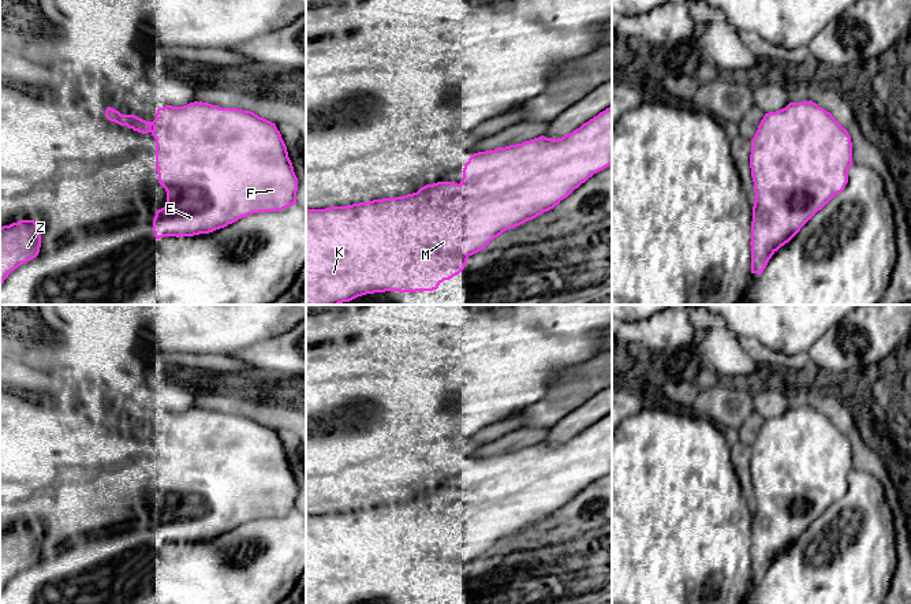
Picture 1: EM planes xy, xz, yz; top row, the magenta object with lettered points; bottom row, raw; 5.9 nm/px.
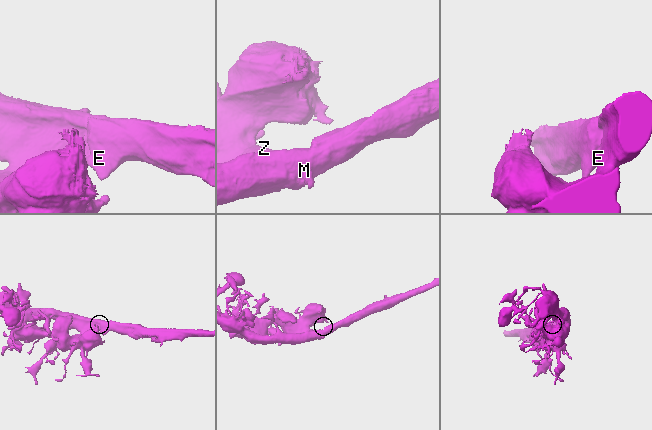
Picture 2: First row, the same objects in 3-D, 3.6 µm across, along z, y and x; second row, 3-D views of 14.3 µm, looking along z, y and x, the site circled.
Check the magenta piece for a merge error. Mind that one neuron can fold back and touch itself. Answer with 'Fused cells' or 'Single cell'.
Single cell

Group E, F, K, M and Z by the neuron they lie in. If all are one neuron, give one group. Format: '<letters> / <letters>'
E F K M Z

